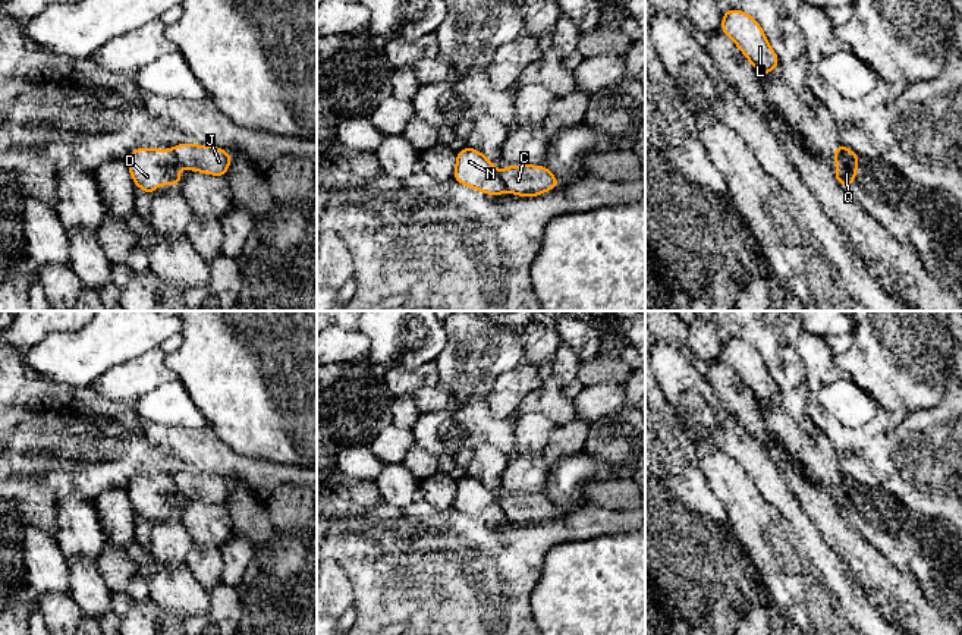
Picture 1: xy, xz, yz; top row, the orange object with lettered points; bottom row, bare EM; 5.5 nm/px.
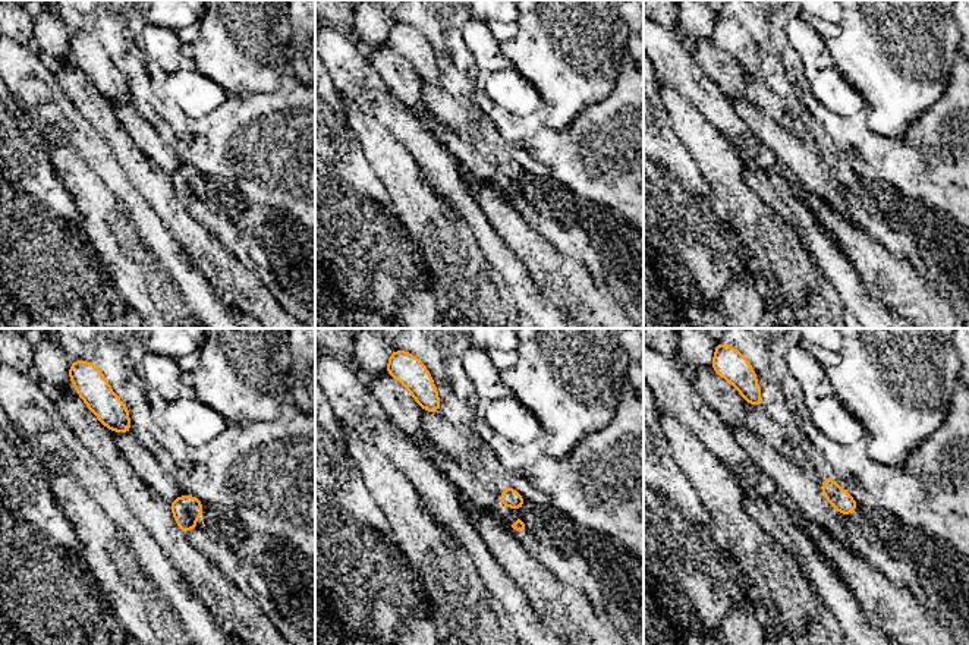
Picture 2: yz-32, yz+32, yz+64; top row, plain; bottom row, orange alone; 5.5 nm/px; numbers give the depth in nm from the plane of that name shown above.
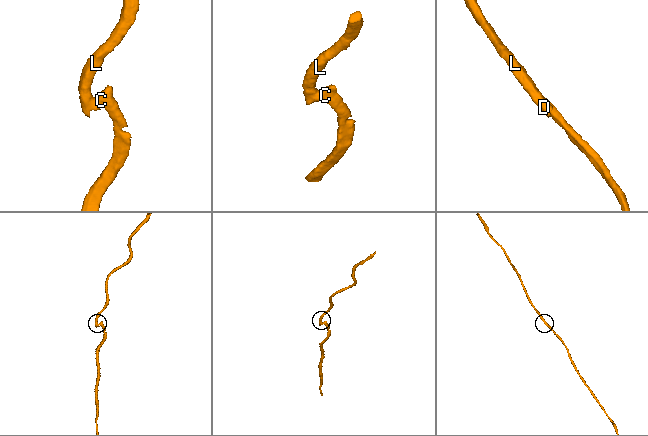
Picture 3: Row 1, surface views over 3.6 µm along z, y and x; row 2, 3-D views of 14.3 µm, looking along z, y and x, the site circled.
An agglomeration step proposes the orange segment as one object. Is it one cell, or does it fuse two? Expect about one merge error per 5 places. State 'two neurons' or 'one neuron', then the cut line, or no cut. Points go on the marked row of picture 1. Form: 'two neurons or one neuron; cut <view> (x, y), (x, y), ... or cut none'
two neurons; cut xz (500, 175), (506, 189)

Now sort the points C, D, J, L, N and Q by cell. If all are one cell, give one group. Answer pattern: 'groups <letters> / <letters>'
groups C J / D L N Q

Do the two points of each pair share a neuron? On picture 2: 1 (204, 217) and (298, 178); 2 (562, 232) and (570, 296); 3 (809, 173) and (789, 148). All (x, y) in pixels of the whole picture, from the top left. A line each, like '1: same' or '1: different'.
1: same
2: different
3: same

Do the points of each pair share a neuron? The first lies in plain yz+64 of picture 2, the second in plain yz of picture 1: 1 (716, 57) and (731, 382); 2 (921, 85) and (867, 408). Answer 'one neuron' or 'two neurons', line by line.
1: one neuron
2: two neurons

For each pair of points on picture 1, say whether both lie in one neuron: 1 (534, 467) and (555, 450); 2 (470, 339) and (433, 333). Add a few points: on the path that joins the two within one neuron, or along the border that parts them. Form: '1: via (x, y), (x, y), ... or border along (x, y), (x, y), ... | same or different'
1: border along (540, 455), (550, 467) | different
2: border along (445, 326), (446, 343), (434, 361) | different

